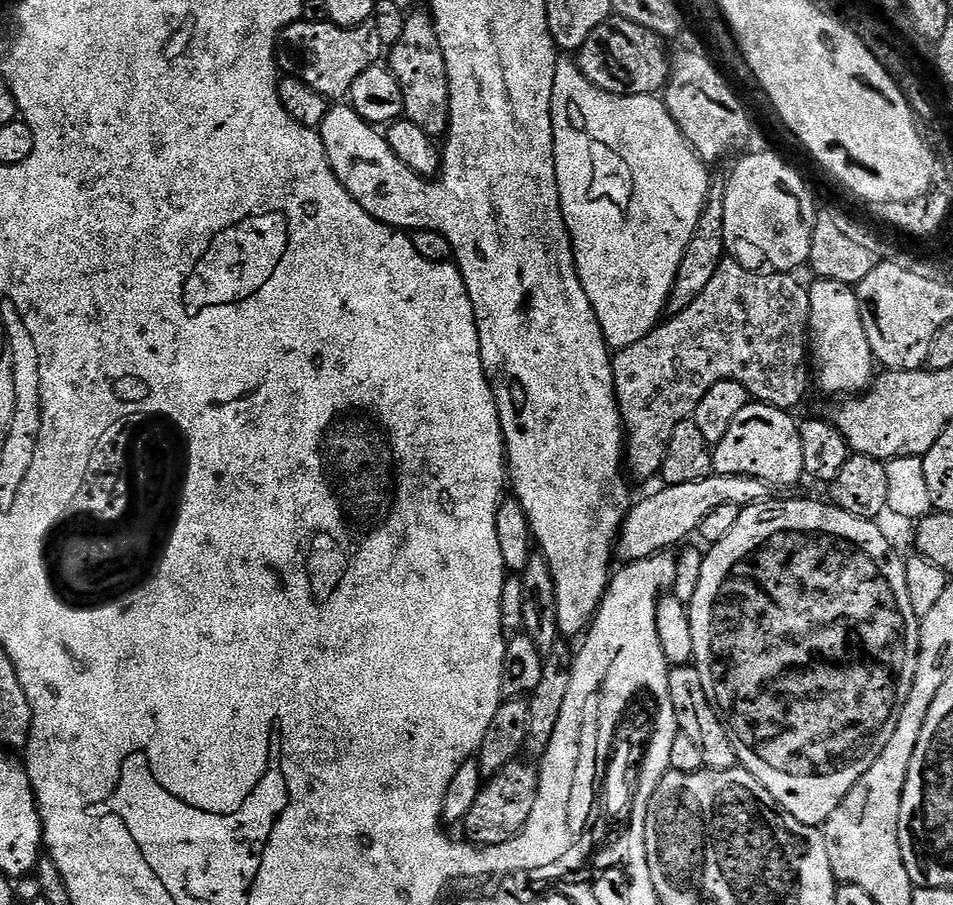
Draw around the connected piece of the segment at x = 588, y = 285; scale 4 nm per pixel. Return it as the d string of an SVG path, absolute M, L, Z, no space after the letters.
M564 54L557 59L554 70L554 90L552 91L552 125L554 126L554 170L556 185L560 195L560 209L572 239L572 253L576 259L576 273L582 282L582 290L586 290L586 298L590 298L590 306L594 306L594 314L600 323L600 329L609 349L619 350L626 346L634 346L634 342L642 342L646 334L661 323L668 306L668 295L678 274L678 266L684 257L686 246L690 246L690 234L694 234L694 226L698 226L698 218L704 209L706 194L710 187L709 165L701 160L696 151L688 144L688 139L668 113L663 99L655 95L629 96L607 92L584 79L580 73L580 65L571 55Z

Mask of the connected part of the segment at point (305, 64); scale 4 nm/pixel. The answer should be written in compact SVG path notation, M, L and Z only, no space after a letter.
M299 19L280 33L276 59L281 73L306 82L310 90L318 90L329 102L336 102L347 97L350 86L354 86L354 78L358 78L362 70L381 59L380 51L382 45L375 23L362 24L359 28L339 28L331 22L311 24Z

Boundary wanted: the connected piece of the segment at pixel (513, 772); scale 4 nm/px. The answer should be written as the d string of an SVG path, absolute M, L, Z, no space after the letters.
M524 758L509 761L500 770L487 777L470 814L462 821L468 827L467 839L477 846L508 844L515 841L529 827L536 810L536 796L540 793L541 773Z

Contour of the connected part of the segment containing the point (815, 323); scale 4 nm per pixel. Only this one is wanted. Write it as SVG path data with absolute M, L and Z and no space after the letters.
M818 278L815 283L809 285L808 297L810 298L810 314L808 315L808 331L809 331L809 363L811 371L814 373L814 384L821 388L824 392L844 392L840 394L860 394L871 385L874 379L874 371L876 368L875 361L872 359L872 351L867 341L865 327L862 326L861 310L858 306L857 294L855 287L848 283L838 282L837 279Z

